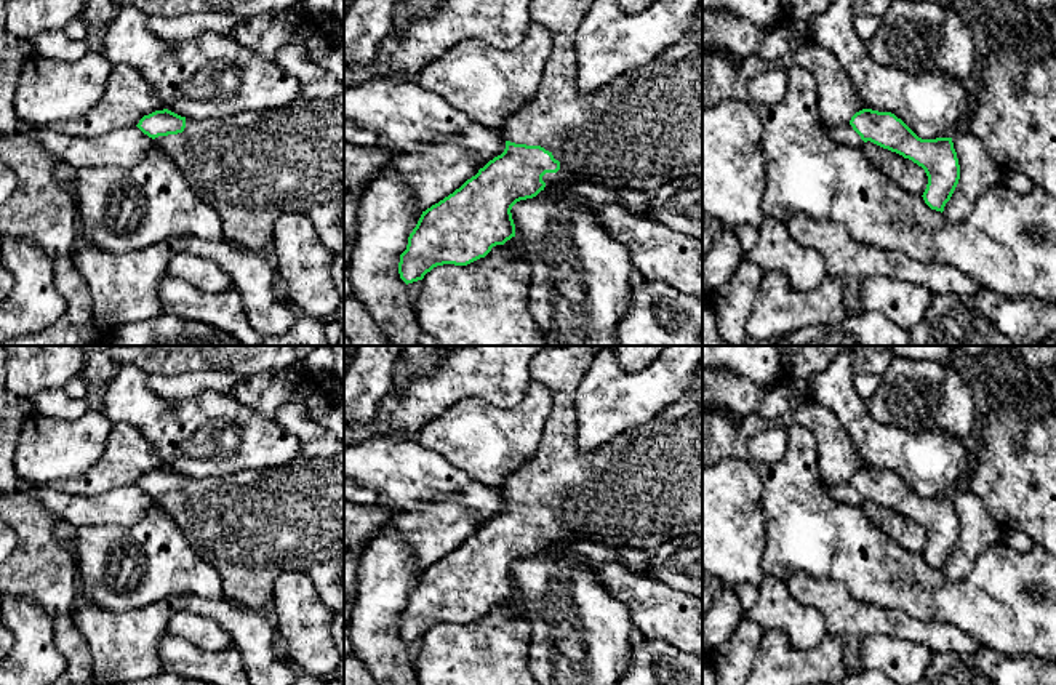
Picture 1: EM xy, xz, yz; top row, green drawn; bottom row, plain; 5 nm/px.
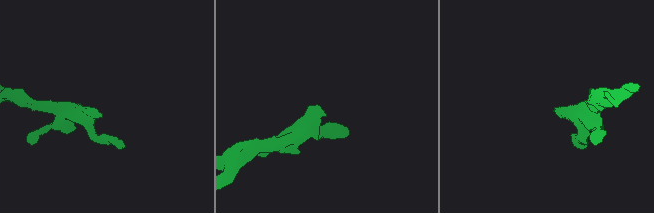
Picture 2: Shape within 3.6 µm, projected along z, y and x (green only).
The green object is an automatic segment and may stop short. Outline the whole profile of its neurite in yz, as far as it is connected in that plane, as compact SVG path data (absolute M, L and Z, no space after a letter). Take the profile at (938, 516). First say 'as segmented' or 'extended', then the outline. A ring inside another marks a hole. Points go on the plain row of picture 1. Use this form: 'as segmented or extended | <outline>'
extended | M872 467L856 471L846 483L826 488L843 504L862 506L870 499L922 525L928 535L922 555L931 568L944 570L960 538L952 496L922 498L894 472Z

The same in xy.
extended | M298 403L283 407L277 413L277 423L301 442L298 455L280 467L208 479L190 479L163 467L144 474L136 483L166 511L190 547L219 571L224 595L256 611L274 602L278 575L309 573L312 567L344 554L344 440L310 419Z

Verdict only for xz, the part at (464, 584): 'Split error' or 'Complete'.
Split error

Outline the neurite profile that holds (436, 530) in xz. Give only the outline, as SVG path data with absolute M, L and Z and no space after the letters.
M456 493L418 511L397 511L386 525L397 530L413 547L416 567L421 570L453 552L480 528Z

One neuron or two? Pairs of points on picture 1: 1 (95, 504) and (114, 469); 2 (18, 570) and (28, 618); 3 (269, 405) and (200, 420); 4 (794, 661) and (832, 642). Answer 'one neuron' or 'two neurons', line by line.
1: two neurons
2: two neurons
3: two neurons
4: one neuron

